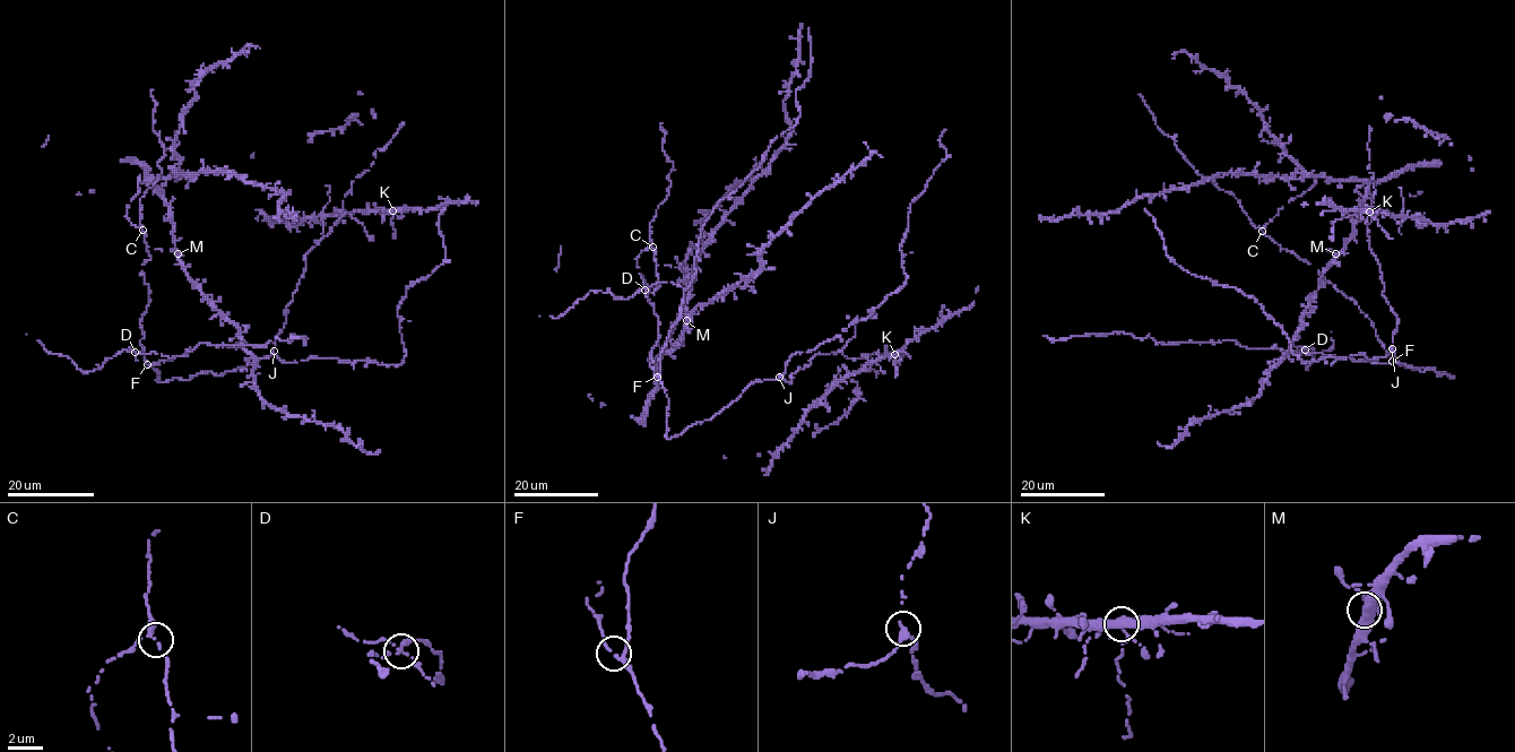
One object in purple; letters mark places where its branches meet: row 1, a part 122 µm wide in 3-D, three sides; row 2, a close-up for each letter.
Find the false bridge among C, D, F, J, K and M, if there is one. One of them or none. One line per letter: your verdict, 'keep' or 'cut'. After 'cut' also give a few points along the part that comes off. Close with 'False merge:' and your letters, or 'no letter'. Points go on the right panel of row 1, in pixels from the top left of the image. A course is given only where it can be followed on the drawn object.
C: keep
D: keep
F: keep
J: keep
K: keep
M: keep
False merge: no letter

